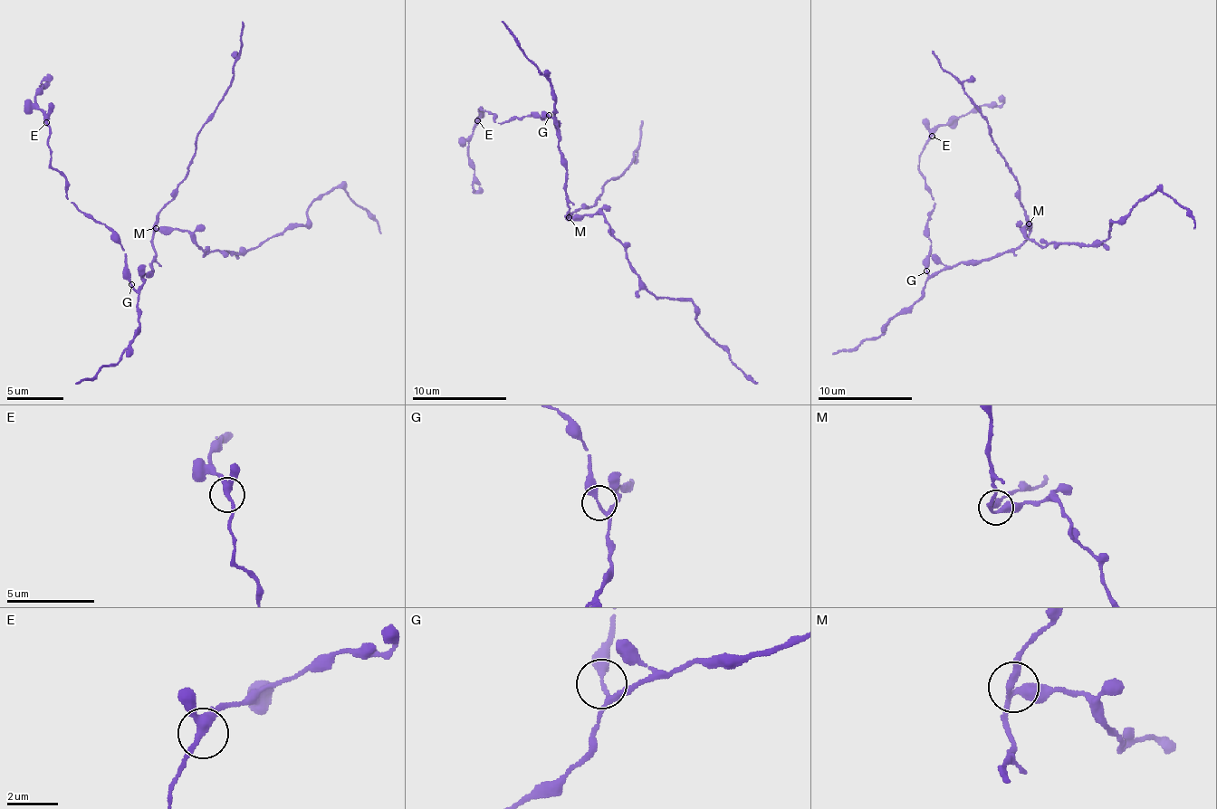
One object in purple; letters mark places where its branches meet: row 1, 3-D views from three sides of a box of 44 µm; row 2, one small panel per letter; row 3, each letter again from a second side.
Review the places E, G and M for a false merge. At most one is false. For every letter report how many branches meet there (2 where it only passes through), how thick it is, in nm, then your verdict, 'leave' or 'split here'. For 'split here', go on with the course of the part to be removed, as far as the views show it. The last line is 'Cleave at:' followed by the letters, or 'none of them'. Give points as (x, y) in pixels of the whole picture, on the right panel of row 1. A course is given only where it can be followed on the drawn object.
E: 3 | 280 nm | leave
G: 3 | 200 nm | leave
M: 3 | 300 nm | split here | (1029, 223), (1019, 185), (979, 107), (948, 74), (932, 51)
Cleave at: M

